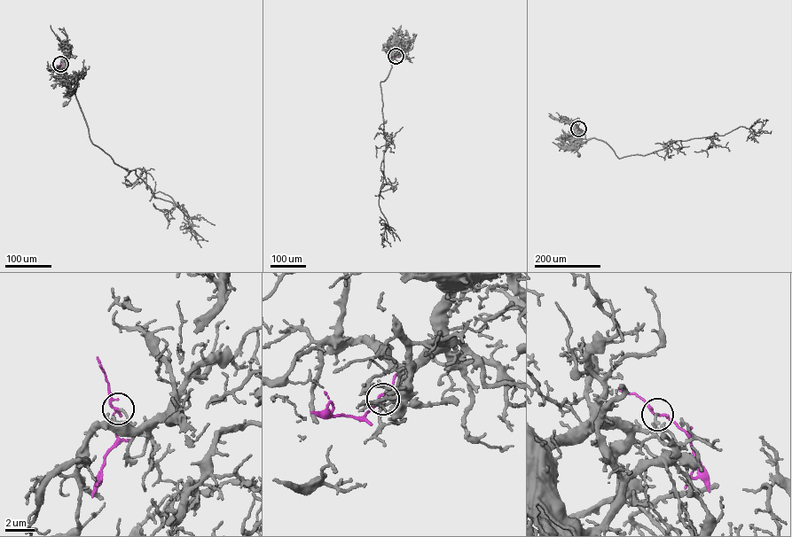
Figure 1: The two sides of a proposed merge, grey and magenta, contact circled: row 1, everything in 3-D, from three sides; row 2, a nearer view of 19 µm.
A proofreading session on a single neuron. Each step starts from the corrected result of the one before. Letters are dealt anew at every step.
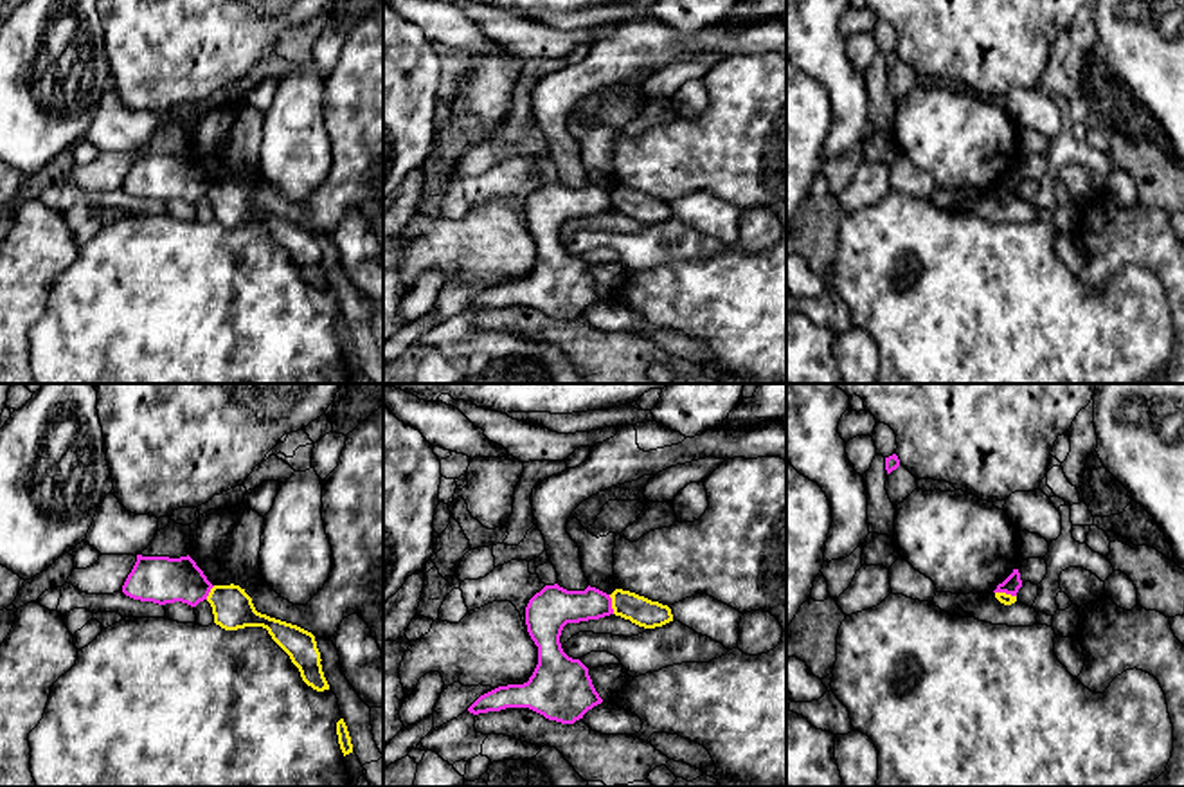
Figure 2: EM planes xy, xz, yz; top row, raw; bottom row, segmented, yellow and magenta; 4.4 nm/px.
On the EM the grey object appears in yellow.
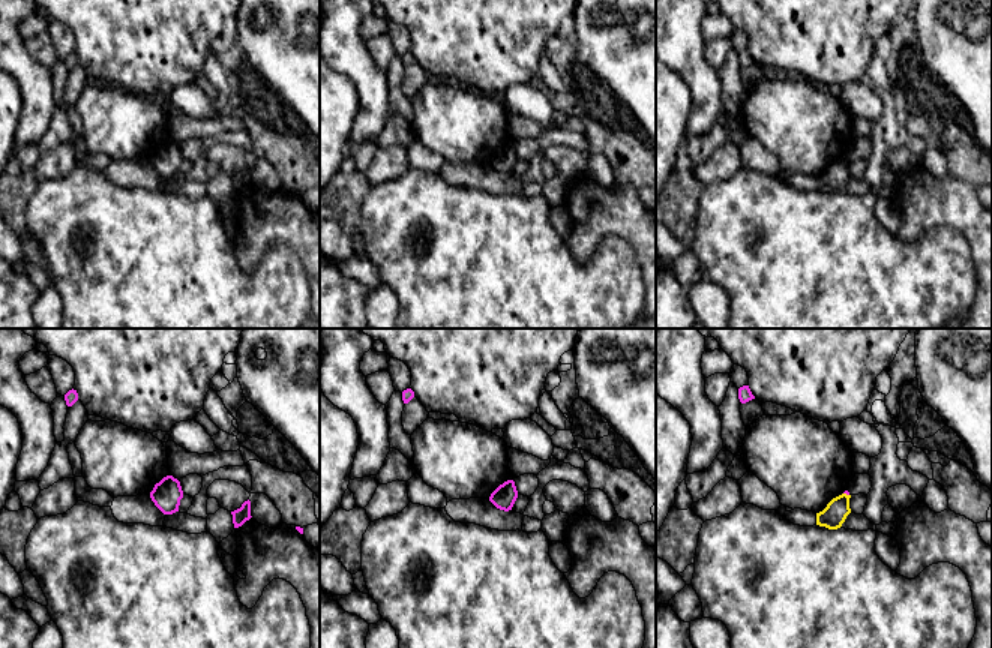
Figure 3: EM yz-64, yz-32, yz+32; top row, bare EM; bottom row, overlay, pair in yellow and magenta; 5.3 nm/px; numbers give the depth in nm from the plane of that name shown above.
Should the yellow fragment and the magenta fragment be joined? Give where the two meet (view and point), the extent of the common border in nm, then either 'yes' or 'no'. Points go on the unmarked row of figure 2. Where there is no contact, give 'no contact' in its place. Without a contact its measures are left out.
yz (1004, 189) | 100 nm | no

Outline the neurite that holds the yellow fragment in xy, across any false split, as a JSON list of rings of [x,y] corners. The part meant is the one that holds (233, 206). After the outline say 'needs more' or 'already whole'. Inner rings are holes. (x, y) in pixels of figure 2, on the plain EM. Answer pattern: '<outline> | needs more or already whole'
[[[214,182],[207,193],[214,220],[225,227],[263,223],[290,252],[302,277],[317,288],[329,286],[320,261],[315,232],[297,222],[270,214],[256,207],[252,194],[239,182]]] | already whole

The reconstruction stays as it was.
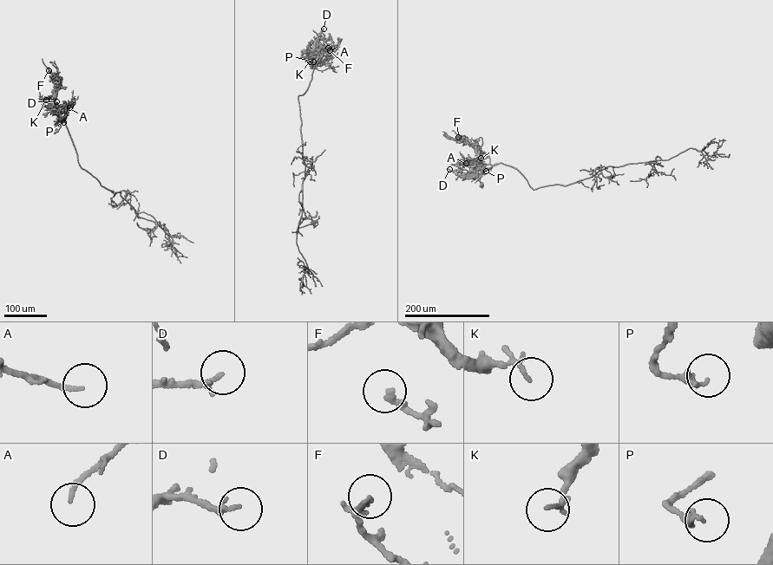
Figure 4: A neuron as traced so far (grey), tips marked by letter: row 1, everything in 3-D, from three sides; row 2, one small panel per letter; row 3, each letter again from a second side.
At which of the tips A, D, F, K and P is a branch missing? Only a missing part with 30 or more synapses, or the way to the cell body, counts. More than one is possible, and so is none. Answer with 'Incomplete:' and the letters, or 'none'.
Incomplete: none

